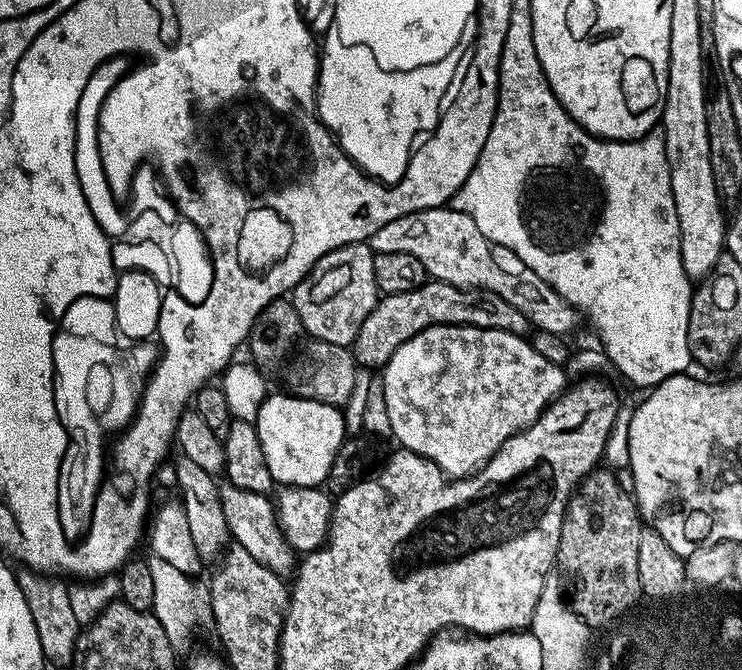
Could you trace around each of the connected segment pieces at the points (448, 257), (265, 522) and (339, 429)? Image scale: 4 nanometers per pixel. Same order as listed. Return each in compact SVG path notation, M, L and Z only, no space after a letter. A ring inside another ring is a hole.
M427 208L406 214L394 222L386 222L382 230L373 234L370 243L373 253L414 254L414 258L418 258L418 262L426 266L431 279L450 282L459 288L481 288L498 294L498 298L503 298L521 314L526 314L533 329L550 331L564 338L581 327L581 313L571 308L566 298L559 296L550 285L542 282L538 274L527 270L507 272L496 261L496 256L492 253L493 245L482 234L482 230L478 230L478 222L474 222L470 214L459 212L457 208Z
M227 482L221 483L219 487L222 512L226 514L229 537L250 554L254 554L254 558L258 558L262 566L274 570L274 574L282 578L291 577L297 567L298 556L286 542L280 524L276 521L276 507L273 501L265 494L238 490L238 486Z
M270 394L262 402L262 406L258 410L258 414L255 418L256 433L258 434L258 442L262 442L262 450L266 453L266 466L270 466L270 474L273 481L277 485L287 486L289 488L318 488L321 487L327 481L330 474L330 466L334 462L334 458L340 452L341 444L345 443L346 436L344 436L344 416L339 407L334 404L323 404L317 400L303 400L300 396L294 396L291 394L283 394L284 396L276 396L276 394Z

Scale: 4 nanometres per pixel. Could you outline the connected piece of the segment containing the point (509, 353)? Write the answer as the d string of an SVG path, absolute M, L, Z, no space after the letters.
M430 326L422 330L422 334L414 334L410 342L402 342L398 350L384 365L382 369L382 383L384 386L384 401L386 410L390 413L390 426L392 427L392 436L397 440L401 449L418 454L430 462L434 462L444 471L445 477L459 478L462 476L471 476L476 469L486 463L491 456L500 449L501 446L516 432L522 432L541 416L553 400L559 397L560 393L565 391L564 384L565 369L554 362L548 362L538 354L537 350L532 348L531 343L525 337L515 336L506 330L490 330L489 328L475 328L474 326Z

